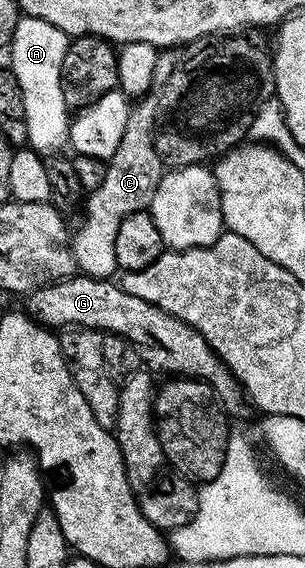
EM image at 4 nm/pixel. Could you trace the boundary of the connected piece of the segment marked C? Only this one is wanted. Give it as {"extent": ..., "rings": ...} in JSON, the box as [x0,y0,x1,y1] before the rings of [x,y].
{"extent":[71,95,165,280],"rings":[[[144,95],[131,104],[121,146],[117,146],[110,160],[106,161],[105,182],[101,182],[101,186],[97,186],[97,190],[86,197],[87,213],[84,214],[79,229],[74,229],[71,237],[75,267],[82,275],[98,280],[114,277],[117,272],[117,229],[129,214],[151,207],[153,194],[165,171],[164,162],[155,149],[156,115],[157,100],[154,95]]]}

